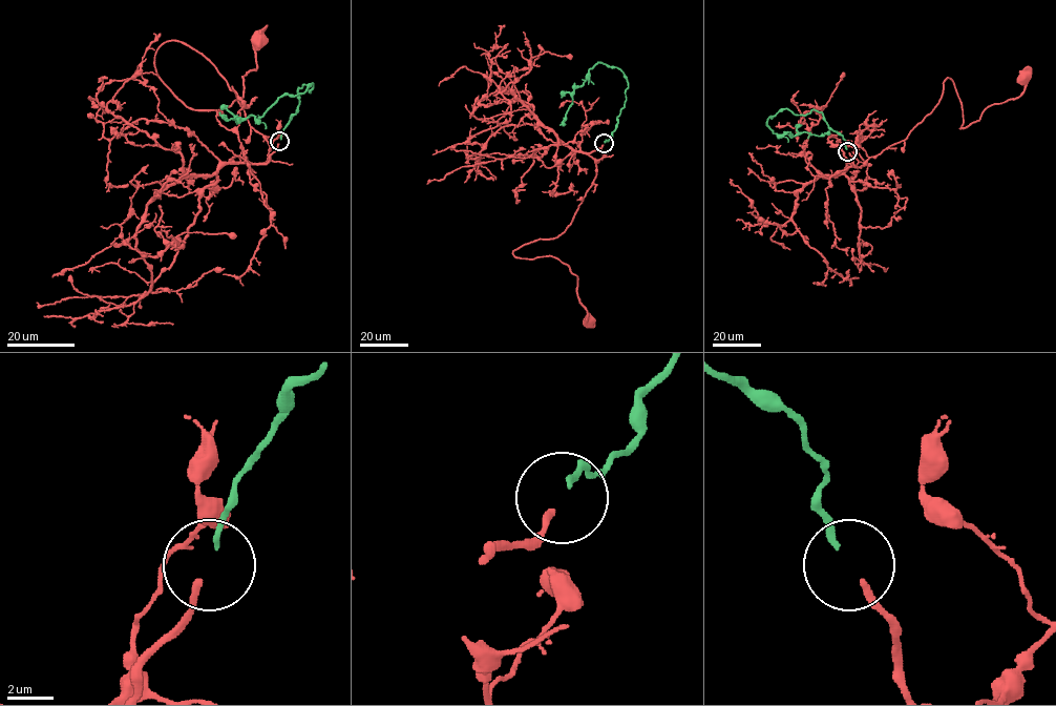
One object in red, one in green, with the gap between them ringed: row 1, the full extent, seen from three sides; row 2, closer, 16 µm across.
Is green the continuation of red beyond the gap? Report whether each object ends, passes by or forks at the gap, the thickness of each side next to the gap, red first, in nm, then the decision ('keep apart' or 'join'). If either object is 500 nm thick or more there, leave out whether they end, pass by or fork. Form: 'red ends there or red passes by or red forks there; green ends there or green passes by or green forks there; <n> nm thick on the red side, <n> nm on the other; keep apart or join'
red ends there; green ends there; 300 nm thick on the red side, 240 nm on the other; join

